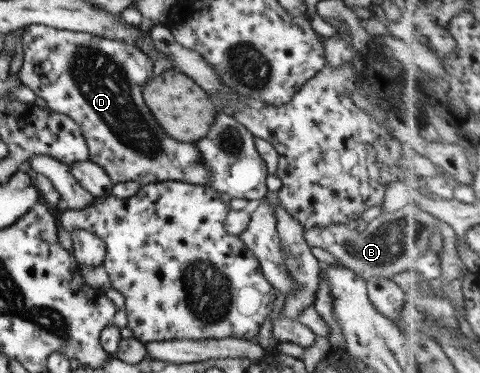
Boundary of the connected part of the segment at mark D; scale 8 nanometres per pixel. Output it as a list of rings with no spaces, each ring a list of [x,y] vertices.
[[[29,24],[26,29],[22,38],[24,62],[18,73],[20,82],[41,97],[51,111],[63,113],[77,122],[89,147],[90,162],[101,166],[113,183],[139,181],[140,185],[146,185],[174,180],[211,187],[209,178],[212,173],[204,164],[197,145],[167,135],[144,102],[143,86],[153,78],[154,63],[140,48],[117,40],[103,40],[88,33],[61,31],[39,24]]]

